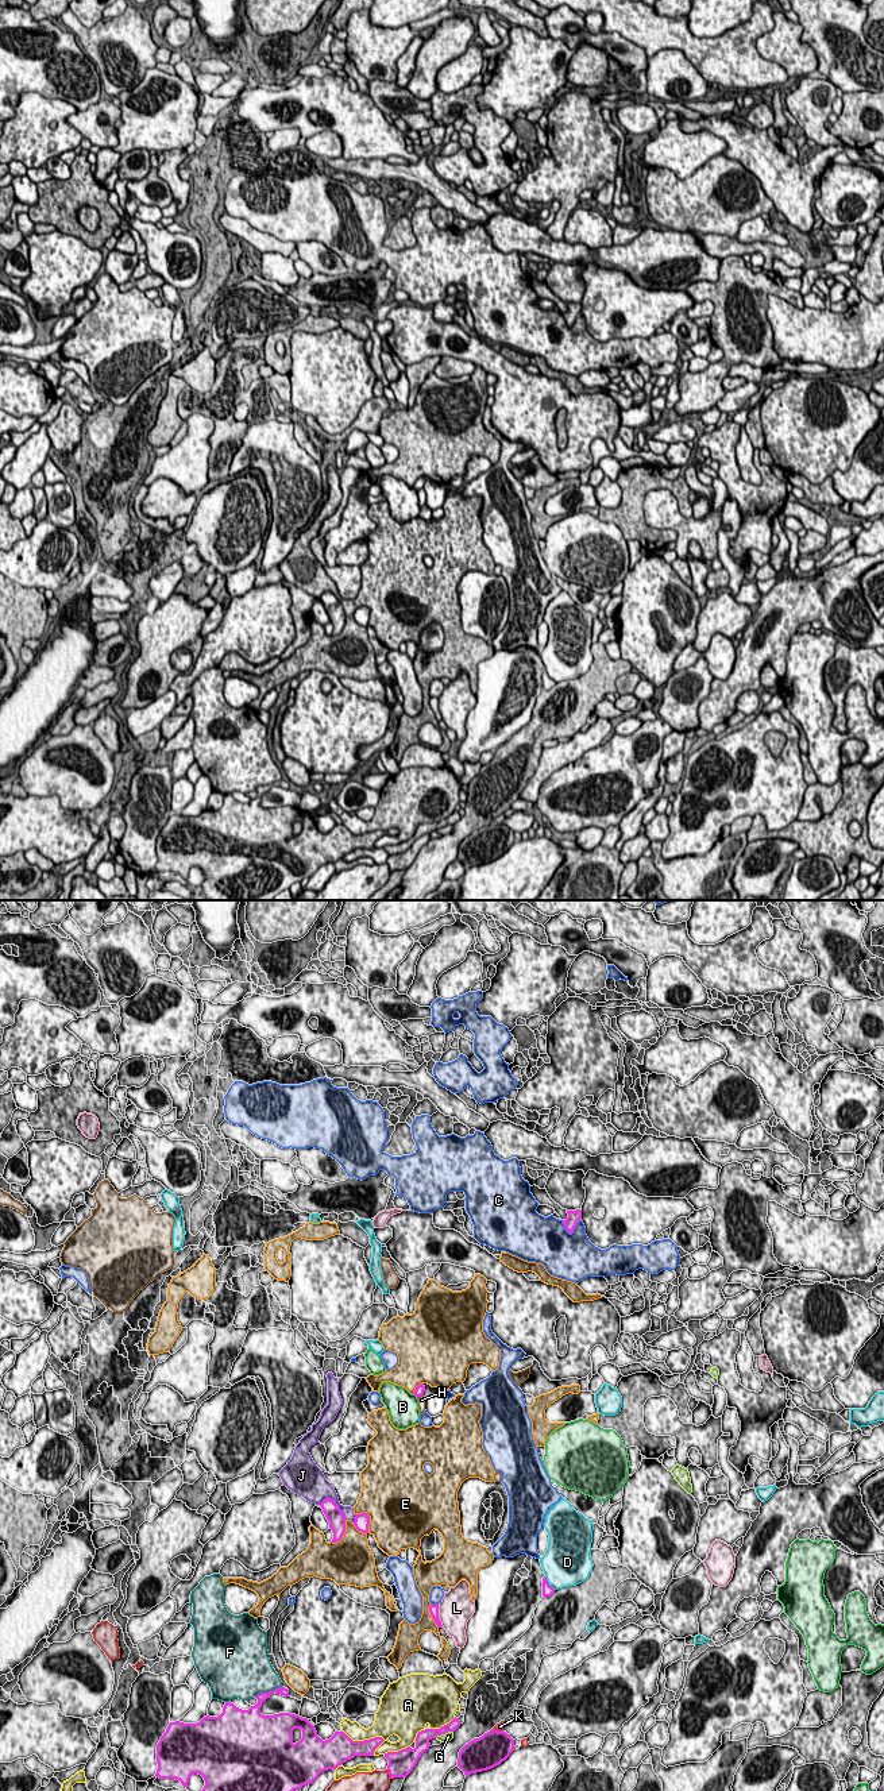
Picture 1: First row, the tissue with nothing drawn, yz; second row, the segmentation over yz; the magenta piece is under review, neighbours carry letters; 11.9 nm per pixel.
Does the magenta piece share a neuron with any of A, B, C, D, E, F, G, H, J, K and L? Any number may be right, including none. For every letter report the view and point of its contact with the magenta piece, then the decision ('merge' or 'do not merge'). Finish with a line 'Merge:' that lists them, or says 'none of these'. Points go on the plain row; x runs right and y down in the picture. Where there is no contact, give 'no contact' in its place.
A: contact yz (366, 833); do not merge
B: contact yz (416, 489); do not merge
C: contact yz (571, 325); do not merge
D: contact yz (548, 676); do not merge
E: contact yz (369, 612); do not merge
F: contact yz (269, 784); do not merge
G: contact yz (443, 826); do not merge
H: contact yz (420, 489); do not merge
J: contact yz (335, 597); do not merge
K: contact yz (389, 867); do not merge
L: contact yz (437, 709); do not merge
Merge: none of these

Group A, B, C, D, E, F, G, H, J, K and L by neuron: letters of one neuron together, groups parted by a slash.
A / B / C / D / E J / F / G / H / K / L

